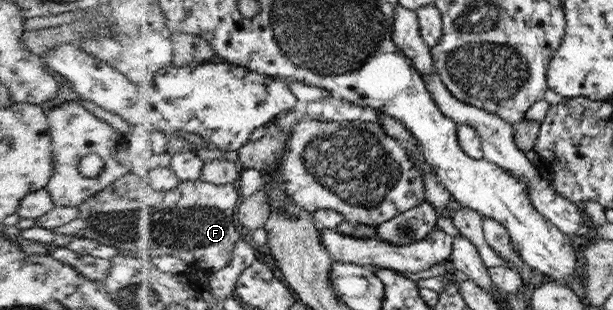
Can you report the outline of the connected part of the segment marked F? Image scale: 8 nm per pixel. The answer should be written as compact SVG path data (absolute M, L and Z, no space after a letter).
M141 175L133 178L120 178L107 185L102 191L79 205L78 215L66 225L54 229L59 234L95 239L102 245L112 246L119 251L119 259L137 278L151 258L175 255L187 261L192 269L216 273L226 269L235 258L238 242L246 233L239 229L236 207L242 199L237 183L216 185L209 181L182 181L172 191L160 191Z

